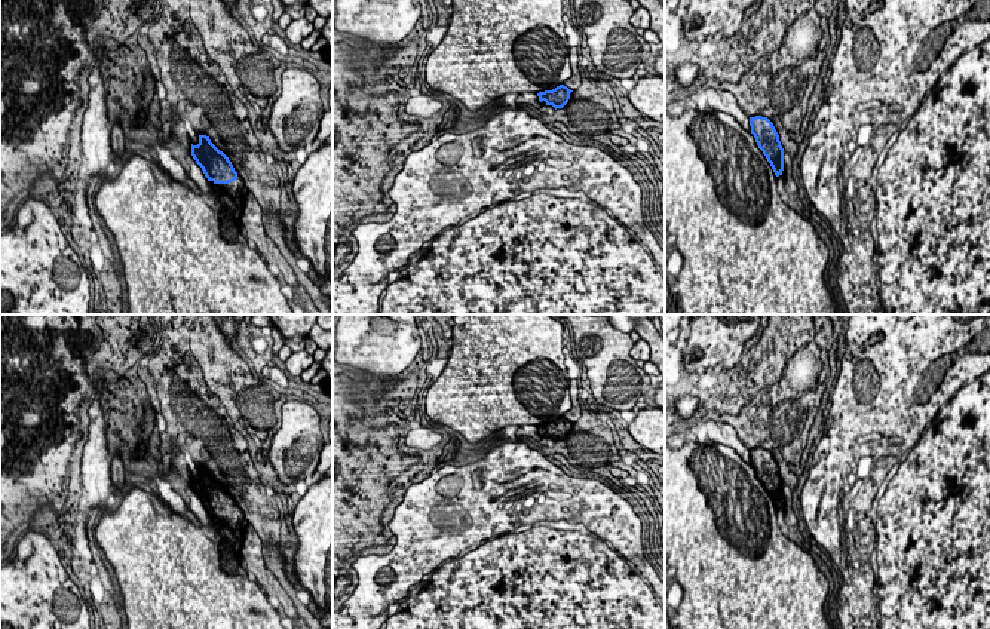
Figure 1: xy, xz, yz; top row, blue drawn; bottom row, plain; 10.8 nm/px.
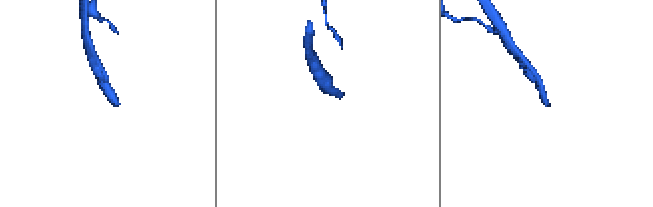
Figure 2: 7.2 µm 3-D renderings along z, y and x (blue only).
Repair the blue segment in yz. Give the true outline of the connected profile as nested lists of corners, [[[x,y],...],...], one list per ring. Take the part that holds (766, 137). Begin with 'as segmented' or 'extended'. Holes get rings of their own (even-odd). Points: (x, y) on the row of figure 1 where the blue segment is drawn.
as segmented | [[[750,117],[751,134],[776,177],[784,171],[784,148],[773,123],[767,117]]]

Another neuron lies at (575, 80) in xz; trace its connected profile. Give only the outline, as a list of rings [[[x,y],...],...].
[[[571,46],[568,52],[570,64],[571,64],[571,77],[566,80],[563,85],[571,90],[576,90],[582,85],[583,70],[579,62],[577,47]]]

